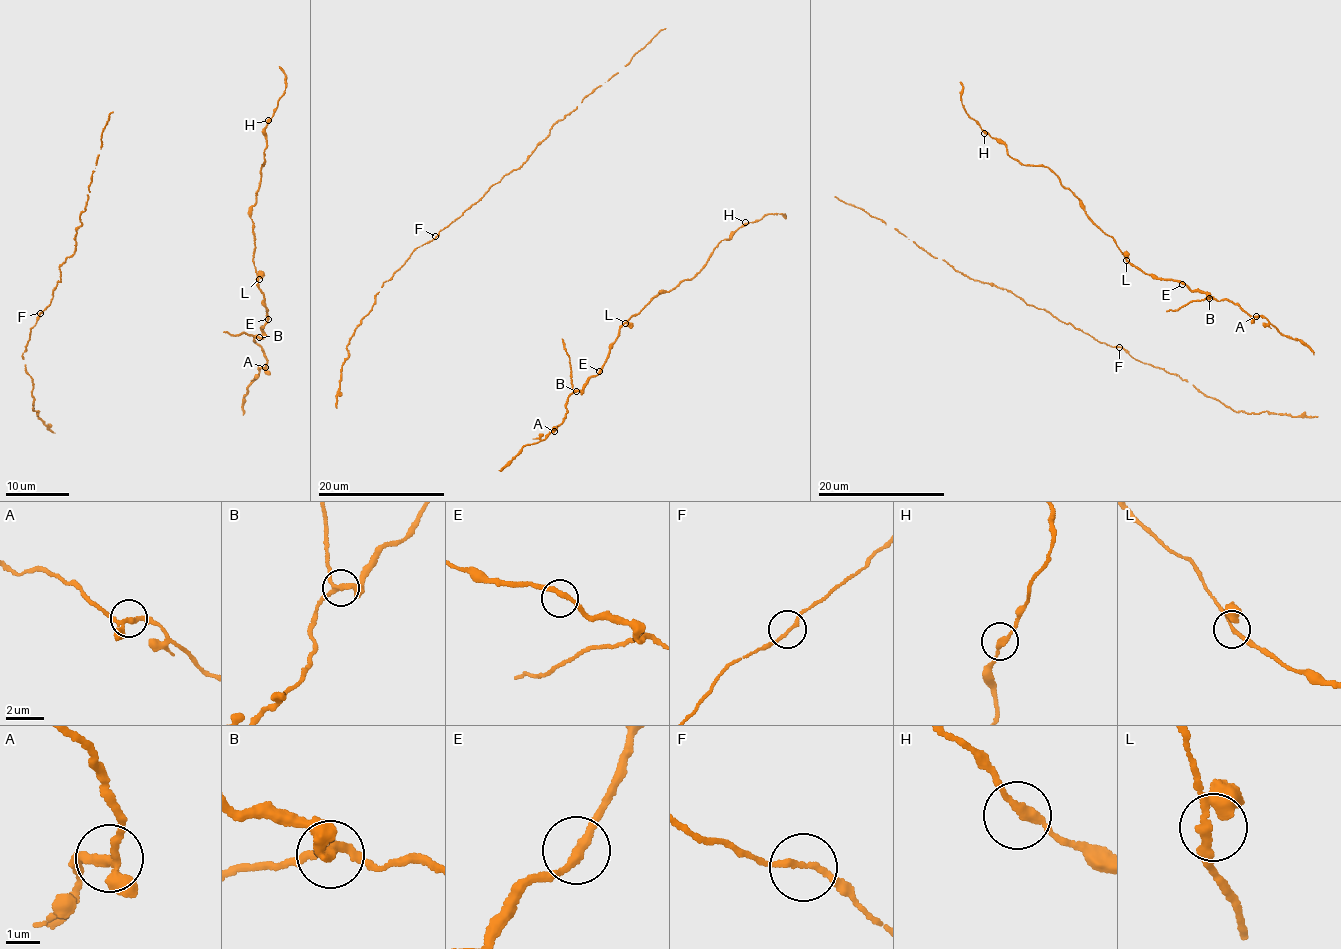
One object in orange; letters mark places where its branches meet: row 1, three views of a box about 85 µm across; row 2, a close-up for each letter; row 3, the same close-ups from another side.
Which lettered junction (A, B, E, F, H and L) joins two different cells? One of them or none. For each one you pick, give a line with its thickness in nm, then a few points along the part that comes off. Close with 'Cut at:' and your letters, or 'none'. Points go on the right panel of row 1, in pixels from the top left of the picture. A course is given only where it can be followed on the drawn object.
B: 220 nm thick; foreign part runs (1209, 299), (1188, 301), (1166, 312)
Cut at: B

